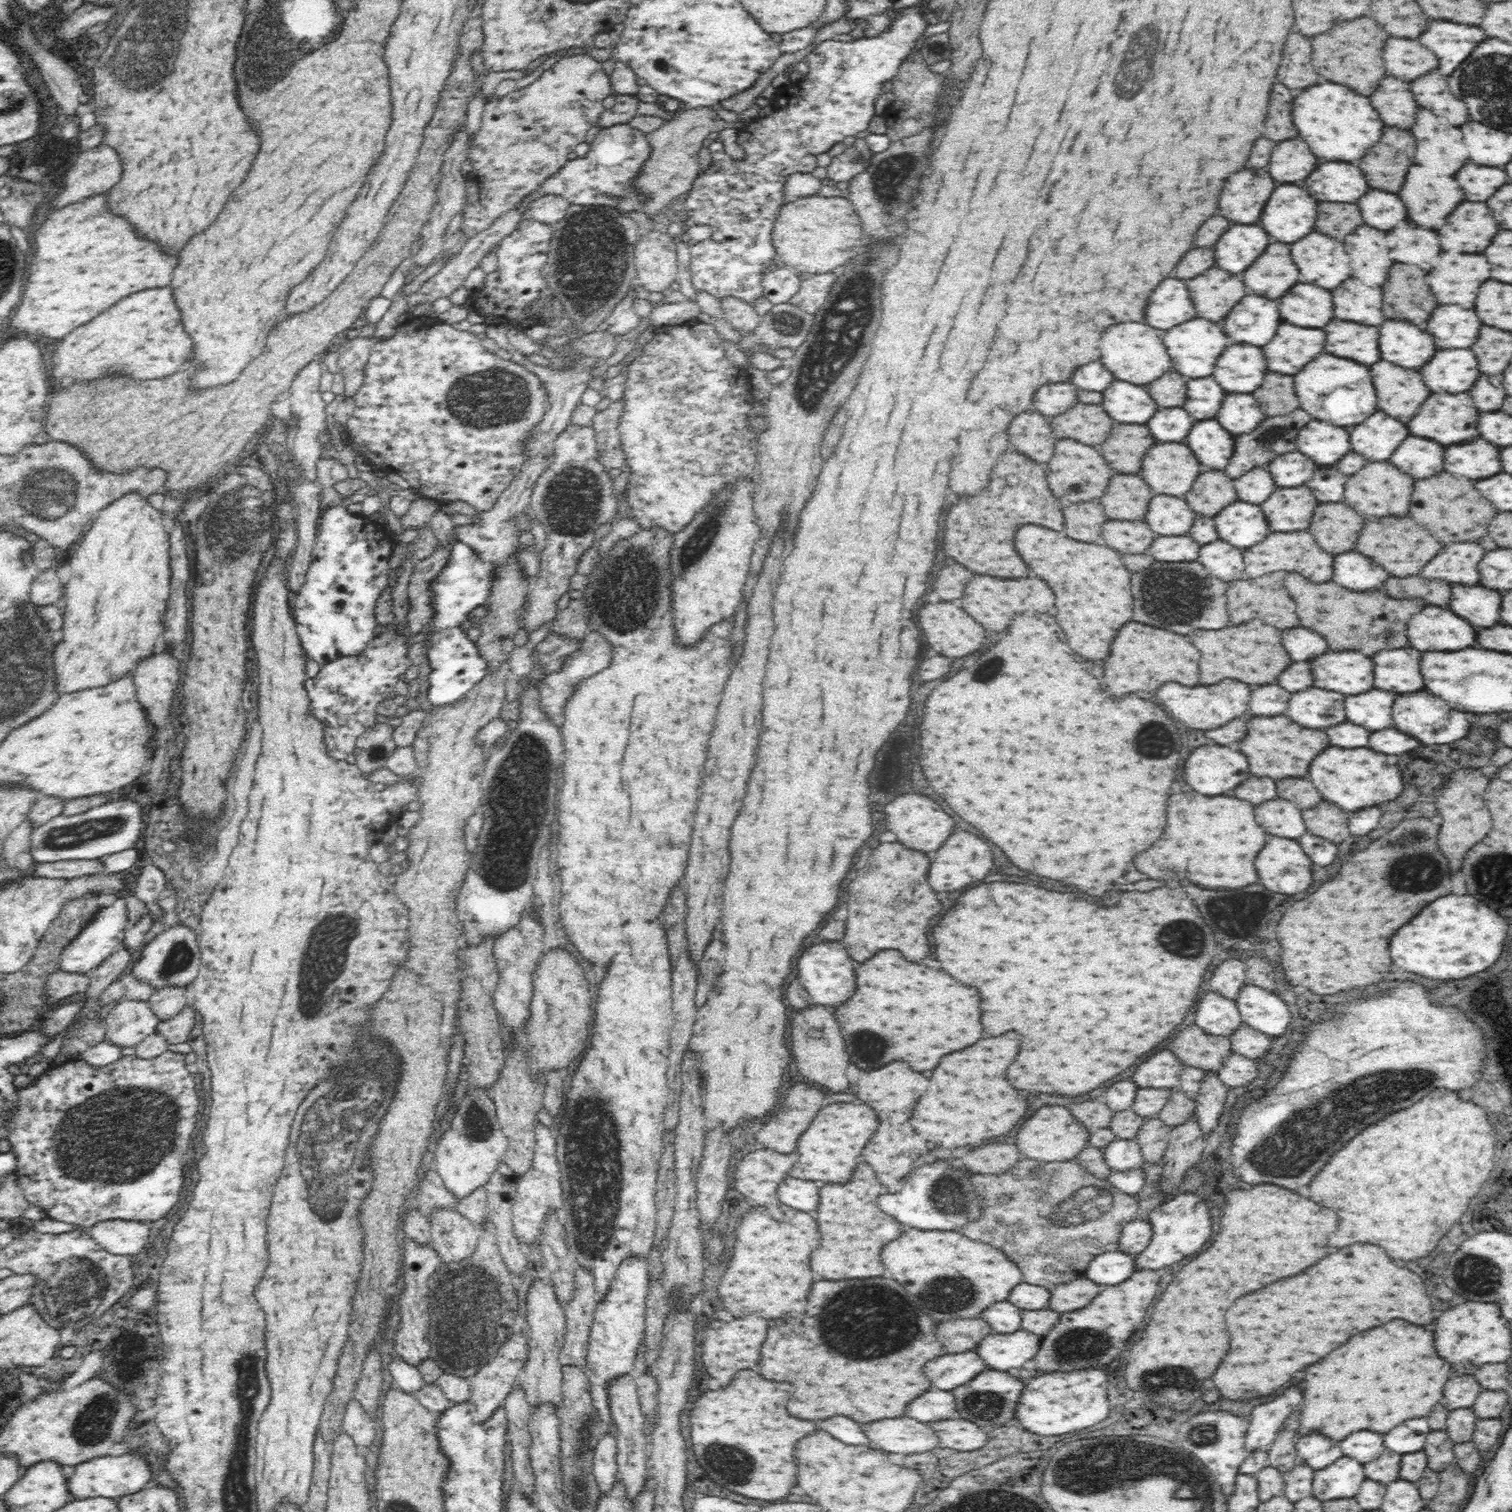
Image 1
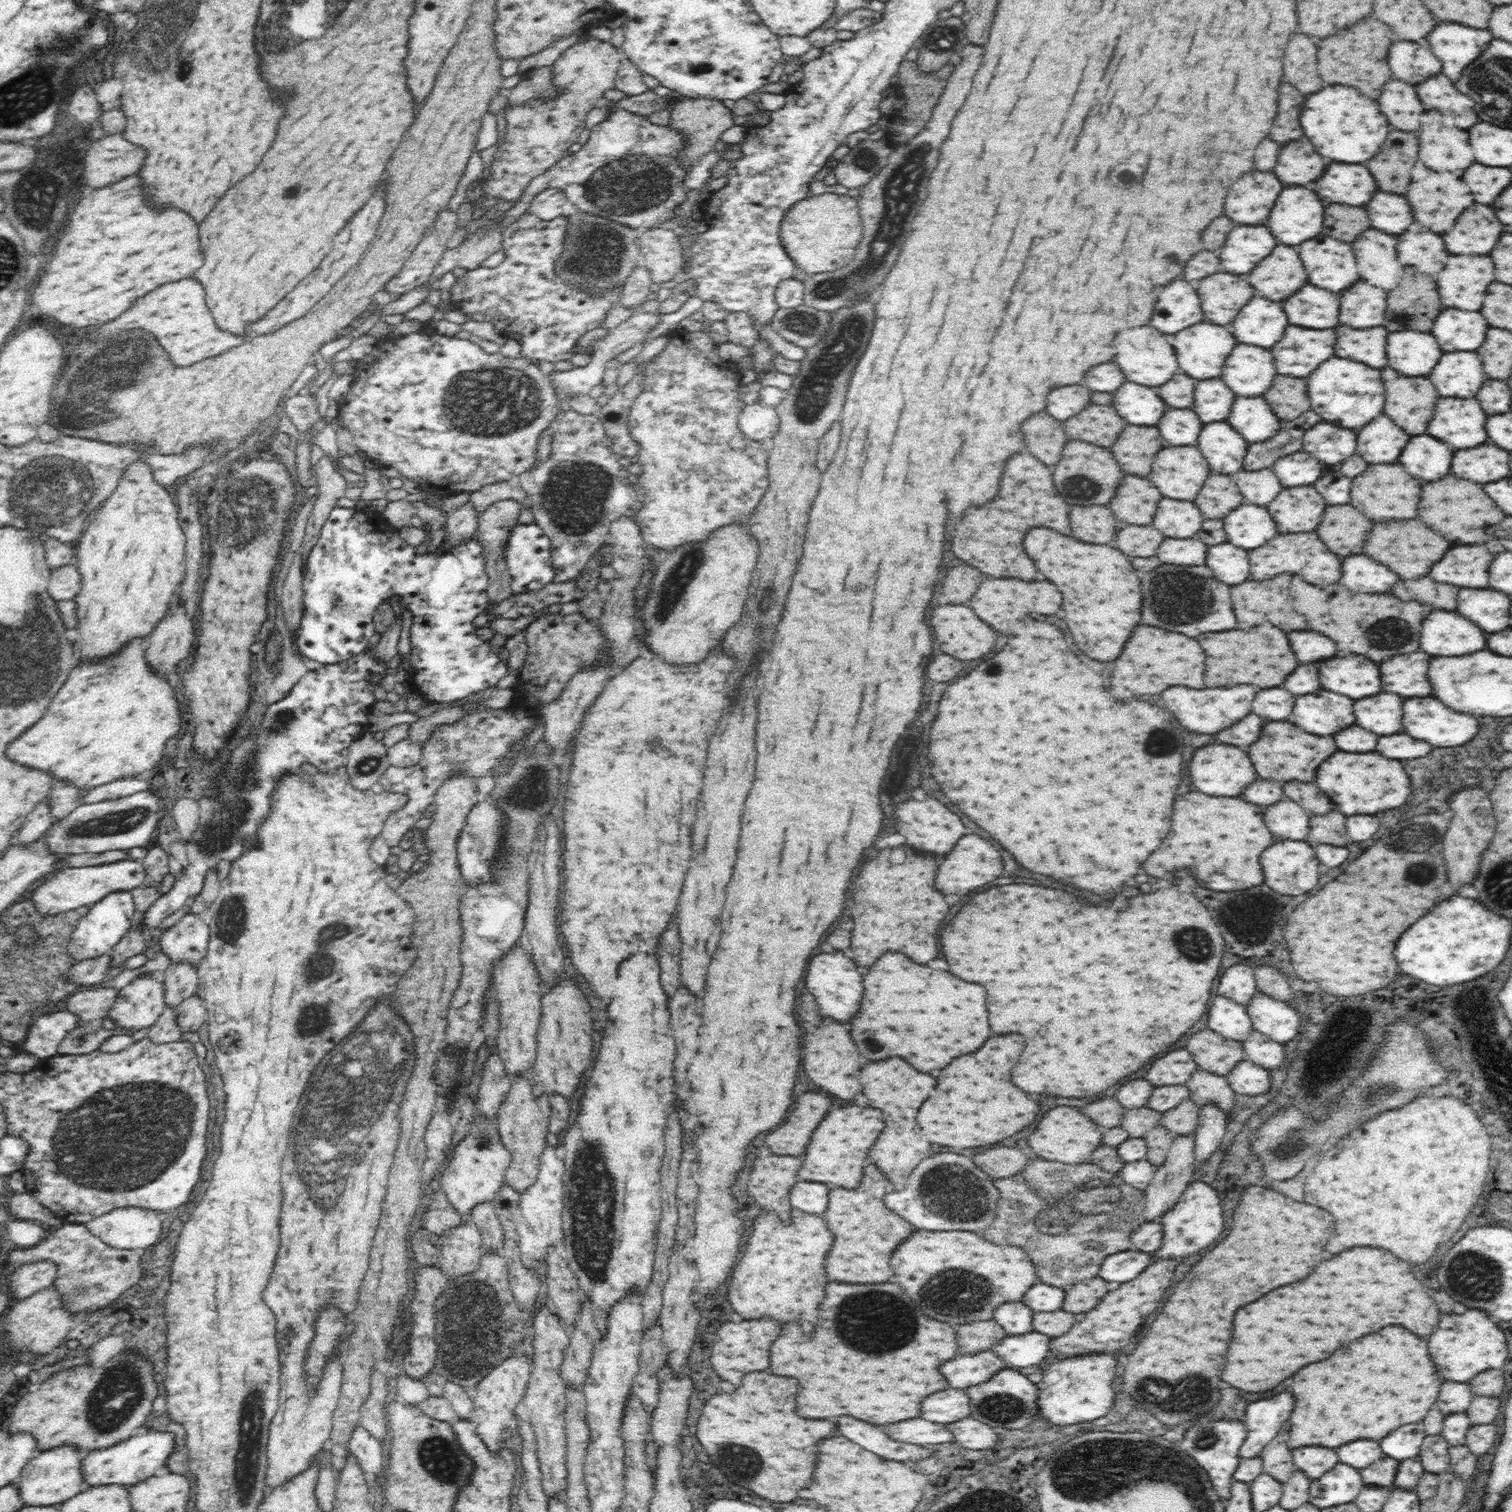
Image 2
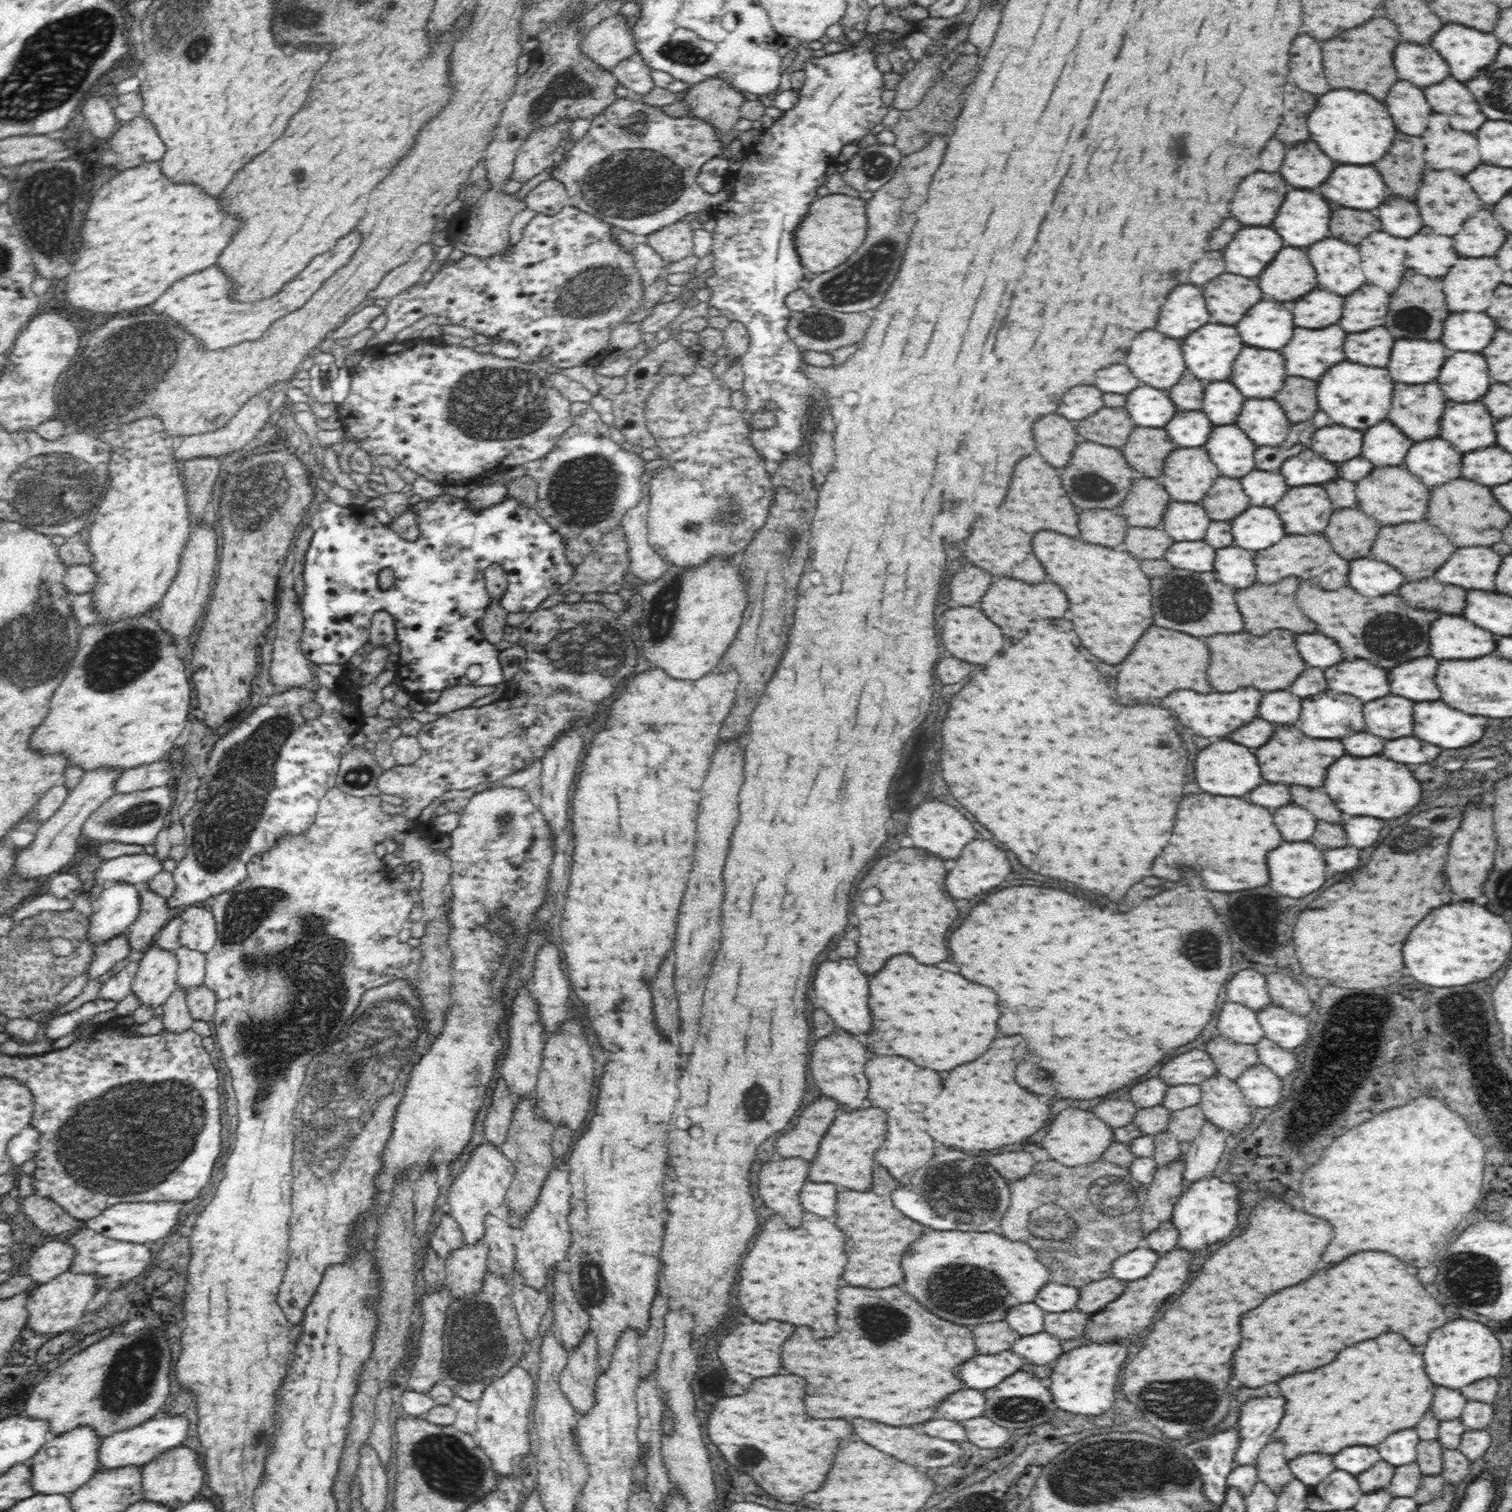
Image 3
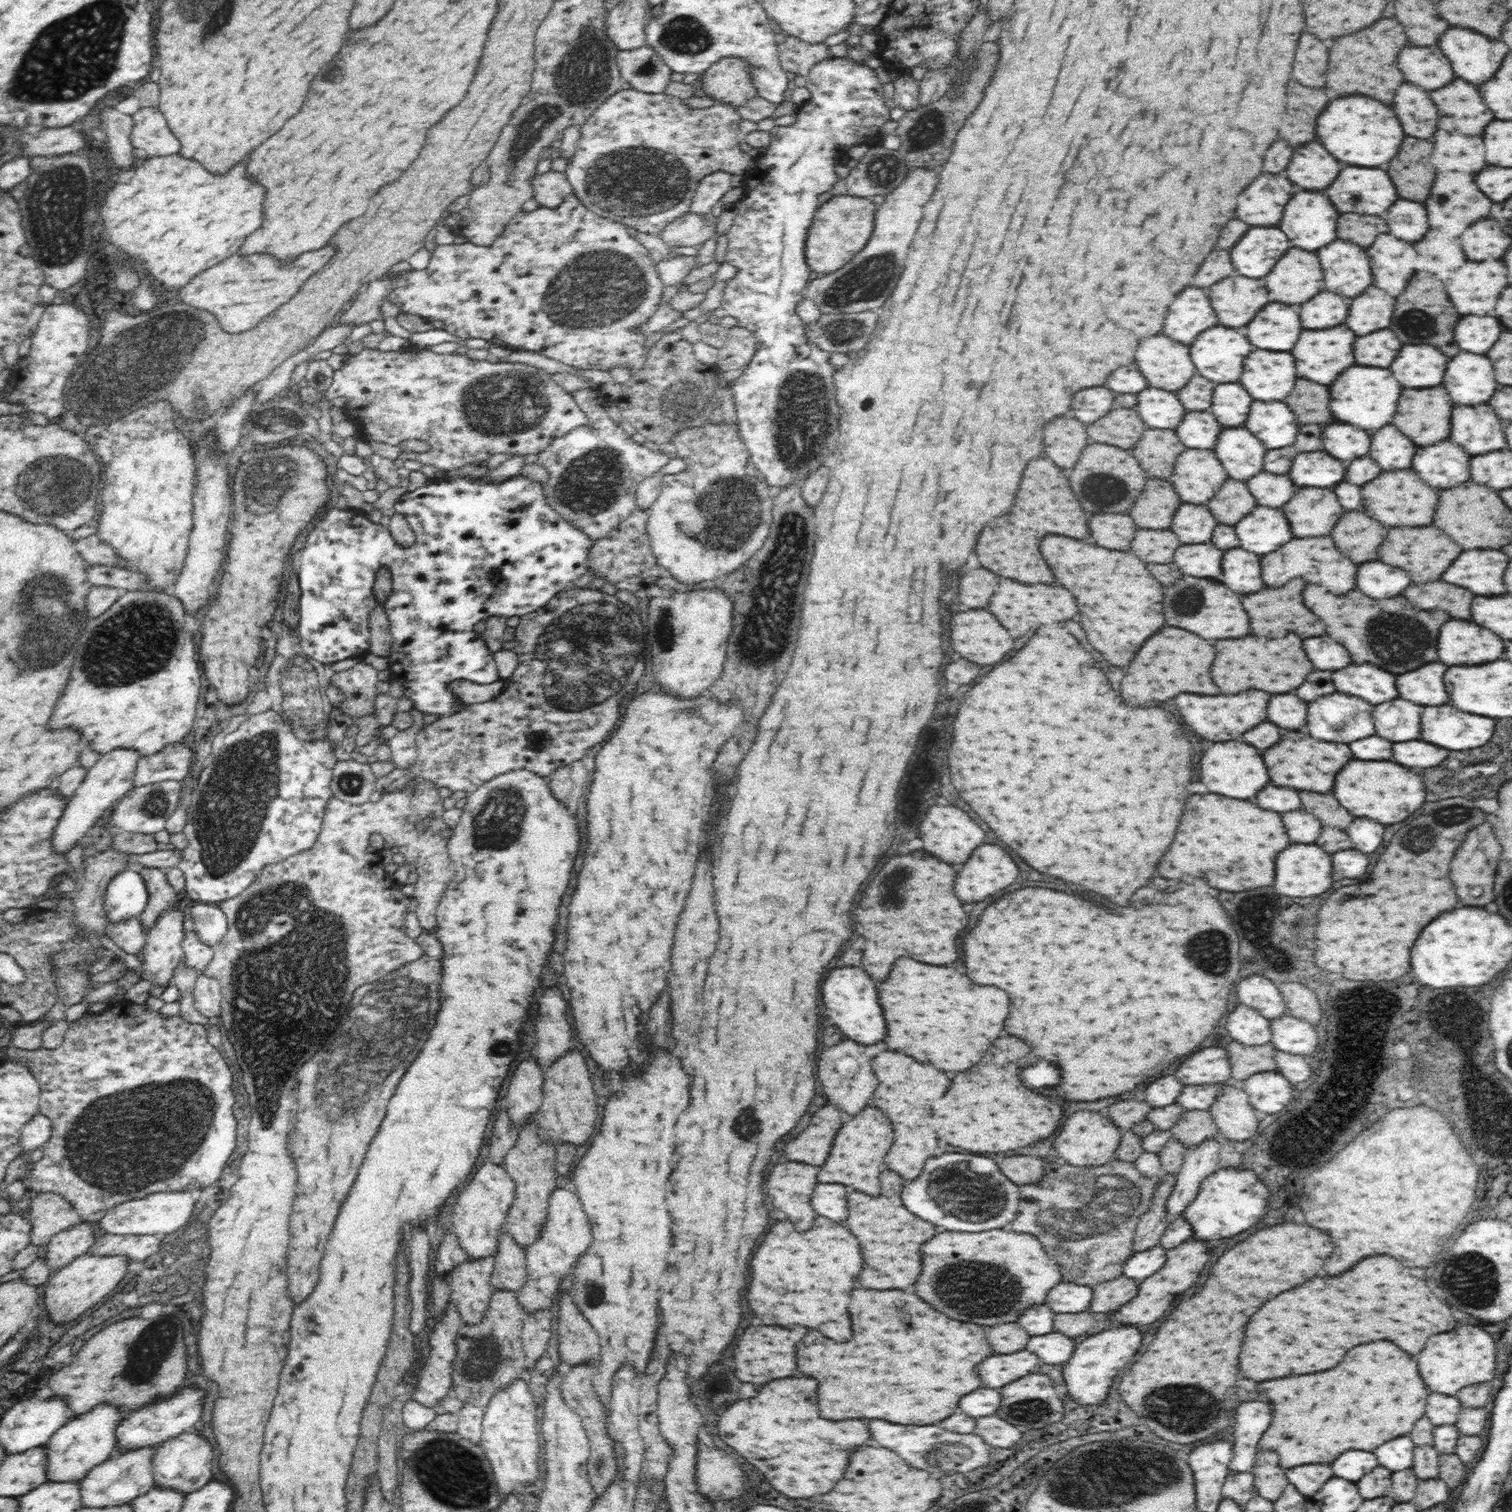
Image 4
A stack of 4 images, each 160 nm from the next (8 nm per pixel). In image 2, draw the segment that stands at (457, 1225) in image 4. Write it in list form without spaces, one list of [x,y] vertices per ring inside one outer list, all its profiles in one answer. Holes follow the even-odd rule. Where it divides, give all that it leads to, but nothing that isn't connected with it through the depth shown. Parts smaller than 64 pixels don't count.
[[[478,1112],[478,1116],[472,1116],[472,1124],[474,1124],[474,1128],[468,1128],[468,1136],[458,1143],[456,1148],[454,1148],[454,1152],[452,1152],[452,1158],[445,1162],[446,1166],[442,1170],[438,1187],[446,1193],[448,1201],[452,1203],[453,1208],[464,1218],[465,1222],[469,1223],[470,1221],[467,1218],[470,1216],[472,1208],[475,1208],[480,1203],[490,1203],[499,1191],[499,1188],[505,1184],[505,1172],[512,1162],[511,1153],[500,1141],[497,1117],[491,1119],[482,1118],[480,1112]]]

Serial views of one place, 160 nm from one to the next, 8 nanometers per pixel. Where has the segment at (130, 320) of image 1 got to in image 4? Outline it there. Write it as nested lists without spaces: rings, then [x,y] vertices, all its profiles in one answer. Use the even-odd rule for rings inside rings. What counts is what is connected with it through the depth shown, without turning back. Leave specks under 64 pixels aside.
[[[326,246],[318,252],[306,252],[304,256],[296,258],[292,264],[280,264],[270,256],[234,254],[228,260],[194,276],[190,284],[176,294],[176,298],[192,308],[214,314],[224,332],[230,332],[230,334],[244,332],[260,325],[270,312],[274,312],[281,304],[286,304],[304,286],[304,282],[316,270],[320,270],[334,254],[336,254],[336,248]]]

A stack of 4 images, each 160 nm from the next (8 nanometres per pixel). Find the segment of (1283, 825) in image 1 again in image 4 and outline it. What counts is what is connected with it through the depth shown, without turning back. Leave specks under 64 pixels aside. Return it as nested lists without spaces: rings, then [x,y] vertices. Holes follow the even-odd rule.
[[[1304,810],[1284,812],[1282,820],[1284,820],[1284,828],[1290,840],[1298,844],[1314,844],[1322,832],[1321,822]]]

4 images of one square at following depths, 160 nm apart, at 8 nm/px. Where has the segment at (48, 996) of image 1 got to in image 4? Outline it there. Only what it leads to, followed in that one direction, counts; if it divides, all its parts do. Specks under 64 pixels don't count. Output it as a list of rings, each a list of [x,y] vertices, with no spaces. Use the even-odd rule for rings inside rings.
[[[139,917],[108,924],[106,935],[120,950],[132,955],[140,956],[147,941],[147,933],[143,930]]]

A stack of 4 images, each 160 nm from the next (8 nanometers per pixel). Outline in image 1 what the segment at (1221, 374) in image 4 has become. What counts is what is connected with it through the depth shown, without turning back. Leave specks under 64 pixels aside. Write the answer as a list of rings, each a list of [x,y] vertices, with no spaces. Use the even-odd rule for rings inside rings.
[[[1202,318],[1187,320],[1180,324],[1180,326],[1174,326],[1170,330],[1165,330],[1162,335],[1162,341],[1171,358],[1173,370],[1190,379],[1212,376],[1216,358],[1228,346],[1228,336],[1220,330],[1218,322],[1202,320]]]

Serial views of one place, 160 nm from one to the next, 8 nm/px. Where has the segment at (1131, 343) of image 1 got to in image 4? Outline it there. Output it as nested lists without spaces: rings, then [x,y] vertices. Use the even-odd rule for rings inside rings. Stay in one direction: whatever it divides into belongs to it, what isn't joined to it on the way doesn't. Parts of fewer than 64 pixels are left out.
[[[1156,334],[1150,344],[1138,344],[1136,364],[1150,387],[1177,392],[1197,374],[1189,345]]]

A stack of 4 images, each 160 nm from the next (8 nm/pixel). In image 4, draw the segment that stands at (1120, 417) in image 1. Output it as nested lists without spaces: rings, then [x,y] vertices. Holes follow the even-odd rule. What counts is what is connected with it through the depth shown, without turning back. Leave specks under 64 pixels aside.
[[[1148,386],[1137,394],[1137,399],[1133,409],[1150,429],[1175,429],[1188,411],[1176,392],[1161,388]]]

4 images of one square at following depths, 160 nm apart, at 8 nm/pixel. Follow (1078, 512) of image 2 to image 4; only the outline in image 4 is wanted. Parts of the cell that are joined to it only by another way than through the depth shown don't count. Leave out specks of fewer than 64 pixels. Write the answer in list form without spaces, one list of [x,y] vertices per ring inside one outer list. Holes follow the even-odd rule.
[[[1094,514],[1088,520],[1090,534],[1098,546],[1126,550],[1136,534],[1134,520],[1126,514]]]

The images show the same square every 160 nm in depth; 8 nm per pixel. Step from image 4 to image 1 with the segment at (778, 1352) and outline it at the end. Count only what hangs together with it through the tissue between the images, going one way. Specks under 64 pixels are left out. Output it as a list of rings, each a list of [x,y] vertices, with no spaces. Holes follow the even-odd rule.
[[[754,1314],[736,1318],[732,1322],[714,1320],[704,1330],[704,1340],[702,1340],[702,1364],[704,1364],[706,1372],[712,1378],[716,1378],[722,1386],[726,1386],[738,1370],[746,1370],[746,1368],[758,1364],[760,1346],[764,1342],[766,1330],[768,1330],[768,1322],[760,1316],[754,1316]]]

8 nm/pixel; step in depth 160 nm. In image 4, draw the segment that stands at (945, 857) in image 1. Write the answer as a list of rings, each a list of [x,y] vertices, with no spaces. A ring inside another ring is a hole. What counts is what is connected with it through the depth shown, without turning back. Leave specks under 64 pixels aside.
[[[982,844],[958,870],[954,892],[962,902],[980,902],[1016,882],[1018,866],[1010,854],[994,844]]]

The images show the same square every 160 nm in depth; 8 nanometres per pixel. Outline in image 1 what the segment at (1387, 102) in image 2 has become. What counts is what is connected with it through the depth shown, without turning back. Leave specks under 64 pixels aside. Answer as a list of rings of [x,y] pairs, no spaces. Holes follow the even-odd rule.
[[[1382,78],[1376,92],[1370,96],[1372,106],[1376,112],[1380,112],[1380,118],[1388,126],[1400,126],[1410,128],[1416,120],[1418,104],[1410,92],[1408,82],[1402,82],[1400,78]]]

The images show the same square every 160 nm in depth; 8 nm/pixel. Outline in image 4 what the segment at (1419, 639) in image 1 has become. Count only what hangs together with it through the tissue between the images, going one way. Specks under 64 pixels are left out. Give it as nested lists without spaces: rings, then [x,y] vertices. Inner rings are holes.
[[[1448,620],[1440,628],[1438,656],[1444,664],[1482,664],[1496,660],[1502,654],[1504,640],[1478,624],[1466,620]]]

